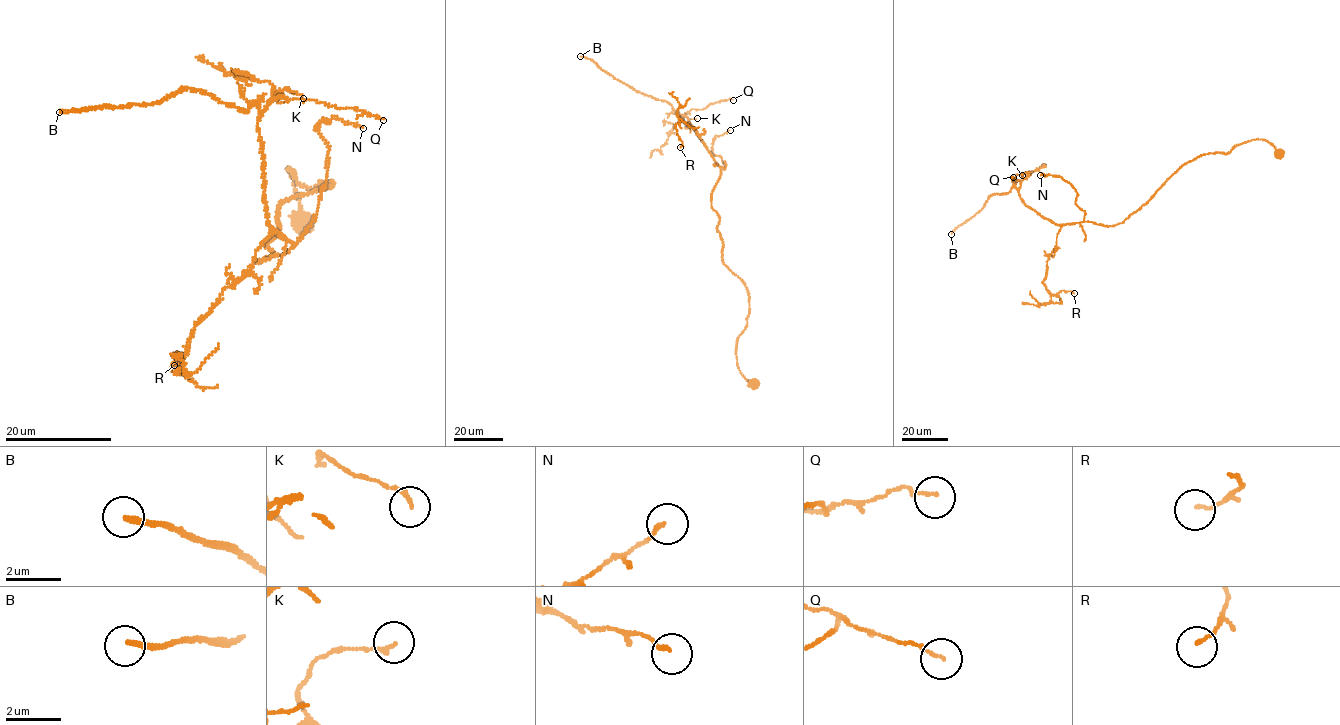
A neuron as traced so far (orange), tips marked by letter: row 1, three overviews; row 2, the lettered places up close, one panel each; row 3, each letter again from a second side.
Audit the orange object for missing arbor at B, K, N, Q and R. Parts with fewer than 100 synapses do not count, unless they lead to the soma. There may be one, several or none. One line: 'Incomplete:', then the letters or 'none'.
Incomplete: B

